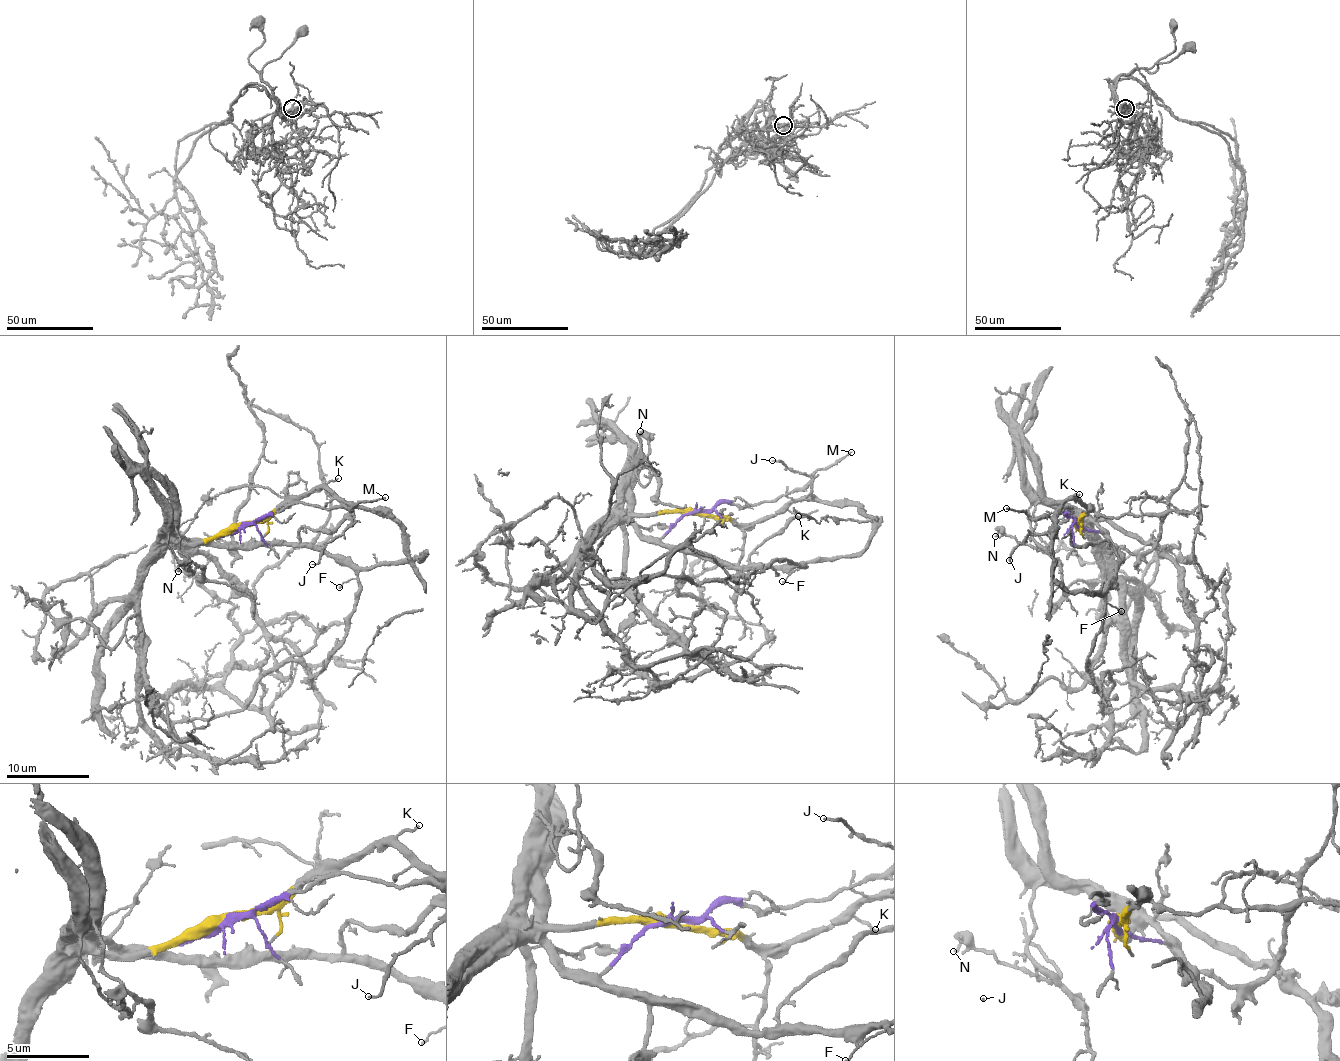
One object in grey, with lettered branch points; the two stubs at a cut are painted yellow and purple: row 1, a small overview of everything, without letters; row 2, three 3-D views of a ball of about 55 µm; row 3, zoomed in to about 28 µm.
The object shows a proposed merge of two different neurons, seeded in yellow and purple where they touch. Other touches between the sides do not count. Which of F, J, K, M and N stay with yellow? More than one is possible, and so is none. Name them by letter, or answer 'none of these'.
J, K, N

